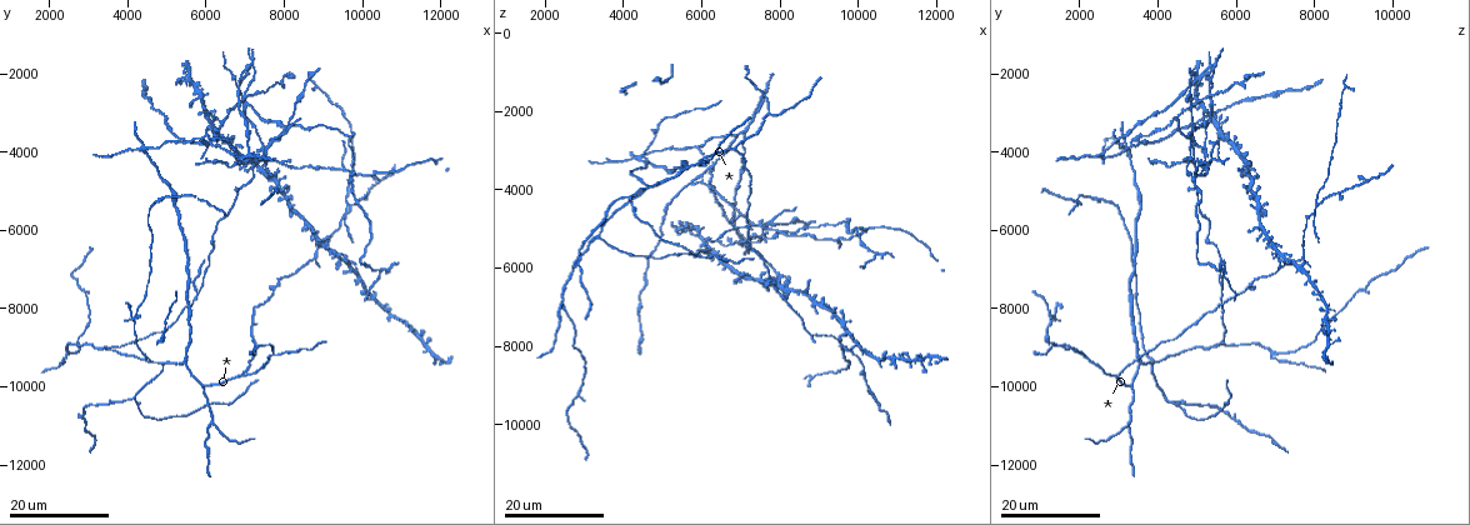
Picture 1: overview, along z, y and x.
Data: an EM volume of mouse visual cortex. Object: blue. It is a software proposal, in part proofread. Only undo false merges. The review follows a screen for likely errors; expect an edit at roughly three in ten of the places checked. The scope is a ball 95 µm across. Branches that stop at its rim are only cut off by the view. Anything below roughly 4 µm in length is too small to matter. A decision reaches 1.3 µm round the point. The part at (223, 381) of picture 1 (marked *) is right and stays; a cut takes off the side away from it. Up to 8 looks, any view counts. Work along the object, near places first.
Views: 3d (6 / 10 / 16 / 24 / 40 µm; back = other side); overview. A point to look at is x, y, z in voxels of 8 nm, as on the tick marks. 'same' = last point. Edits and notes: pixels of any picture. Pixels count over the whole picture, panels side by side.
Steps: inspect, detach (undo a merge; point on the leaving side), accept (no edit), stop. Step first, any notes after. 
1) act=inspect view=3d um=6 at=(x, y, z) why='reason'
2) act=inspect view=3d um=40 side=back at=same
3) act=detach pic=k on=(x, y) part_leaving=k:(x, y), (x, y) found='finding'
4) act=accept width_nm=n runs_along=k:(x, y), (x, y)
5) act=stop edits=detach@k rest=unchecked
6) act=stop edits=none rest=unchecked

act=inspect view=3d um=16 at=(7750, 7550, 6250) why='side arm on a straight run'

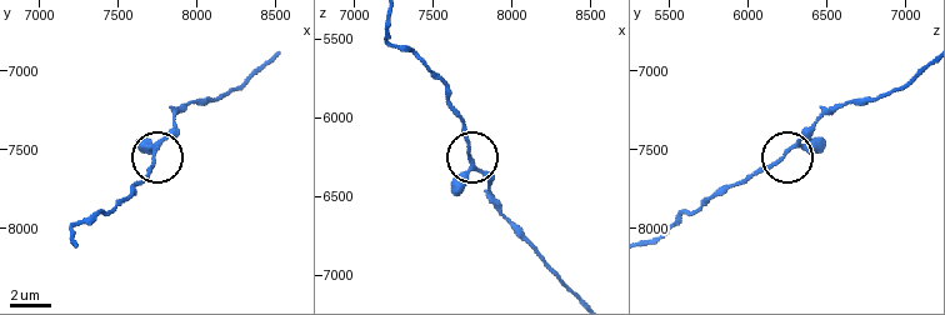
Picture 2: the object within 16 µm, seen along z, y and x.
act=inspect view=3d um=10 at=(7720, 7500, 6240) why='zoom in'

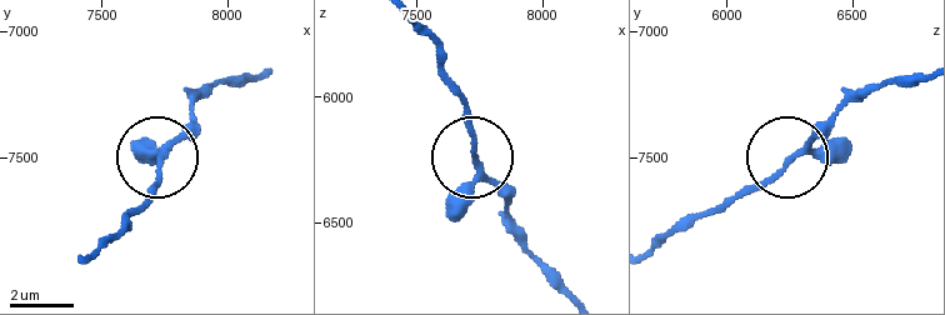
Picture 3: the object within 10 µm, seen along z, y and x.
act=accept runs_along=3:(650, 253), (683, 223), (771, 180), (841, 101) found='one neuron here'

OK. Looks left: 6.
act=inspect view=3d um=16 at=(4200, 10250, 4150) why='branch point'

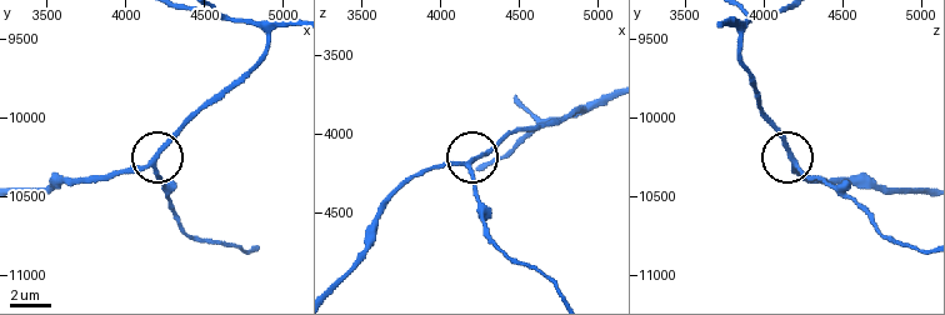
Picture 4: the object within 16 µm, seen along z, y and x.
act=inspect view=3d um=10 at=(4140, 10300, 4220)

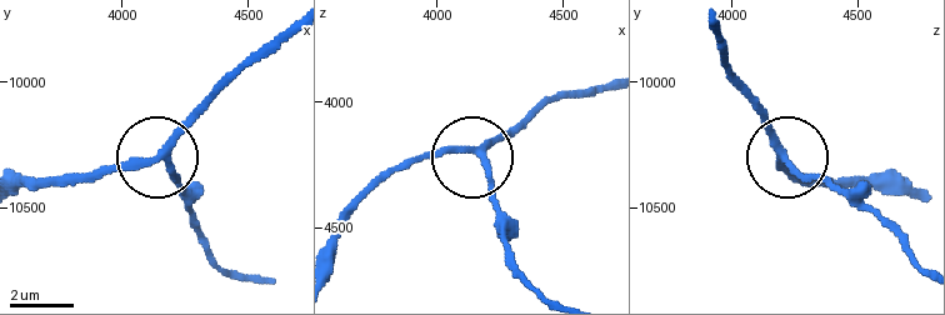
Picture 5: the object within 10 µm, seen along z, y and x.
act=accept arms=3 runs_along=5:(293, 23), (164, 151), (78, 175) found='all the same neuron'

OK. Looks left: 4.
act=inspect view=3d um=24 at=(7700, 9150, 2000) why='three arms meet'

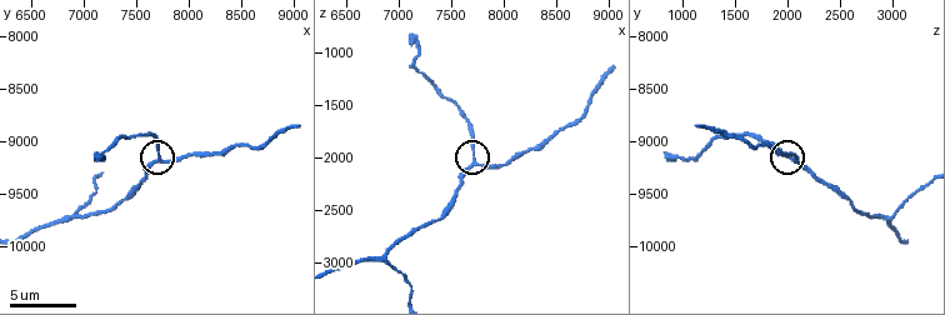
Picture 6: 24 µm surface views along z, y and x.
act=inspect view=3d um=10 at=(7740, 9180, 2060) why='closer look'

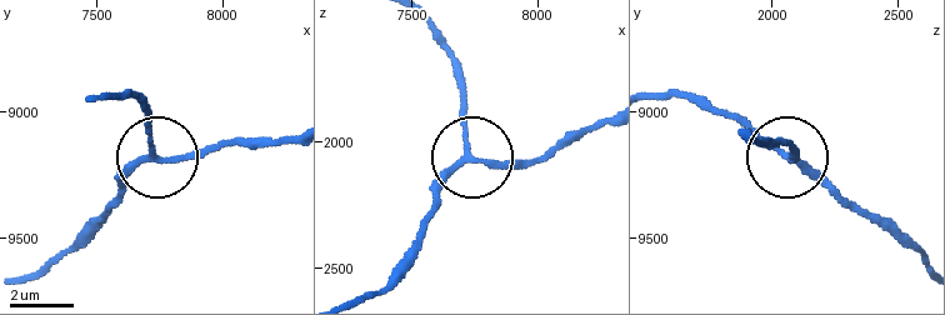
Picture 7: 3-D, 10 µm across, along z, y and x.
act=accept arms=3 runs_along=7:(921, 256), (714, 106) found='all the same neuron'

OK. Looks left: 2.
act=inspect view=3d um=24 at=(2450, 9150, 6950)

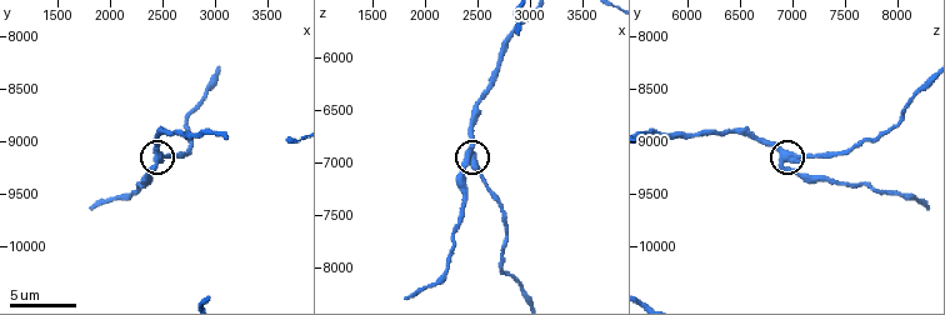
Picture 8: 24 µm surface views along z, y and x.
act=inspect view=3d um=6 at=(2440, 9160, 6940)

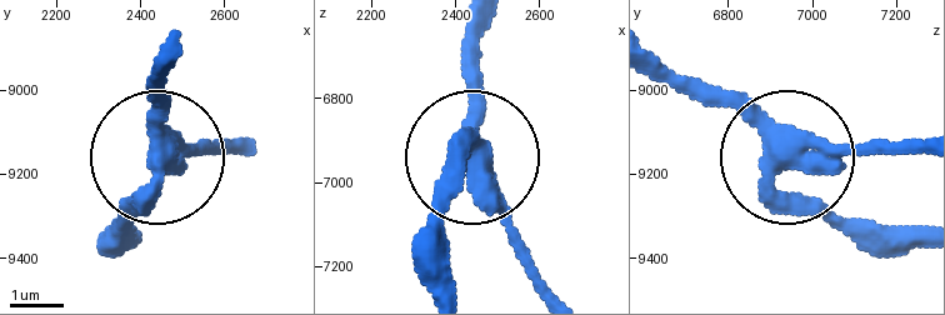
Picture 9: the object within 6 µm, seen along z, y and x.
act=accept width_nm=390 found='continuous, no second neuron'

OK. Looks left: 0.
act=stop edits=none rest=unchecked

